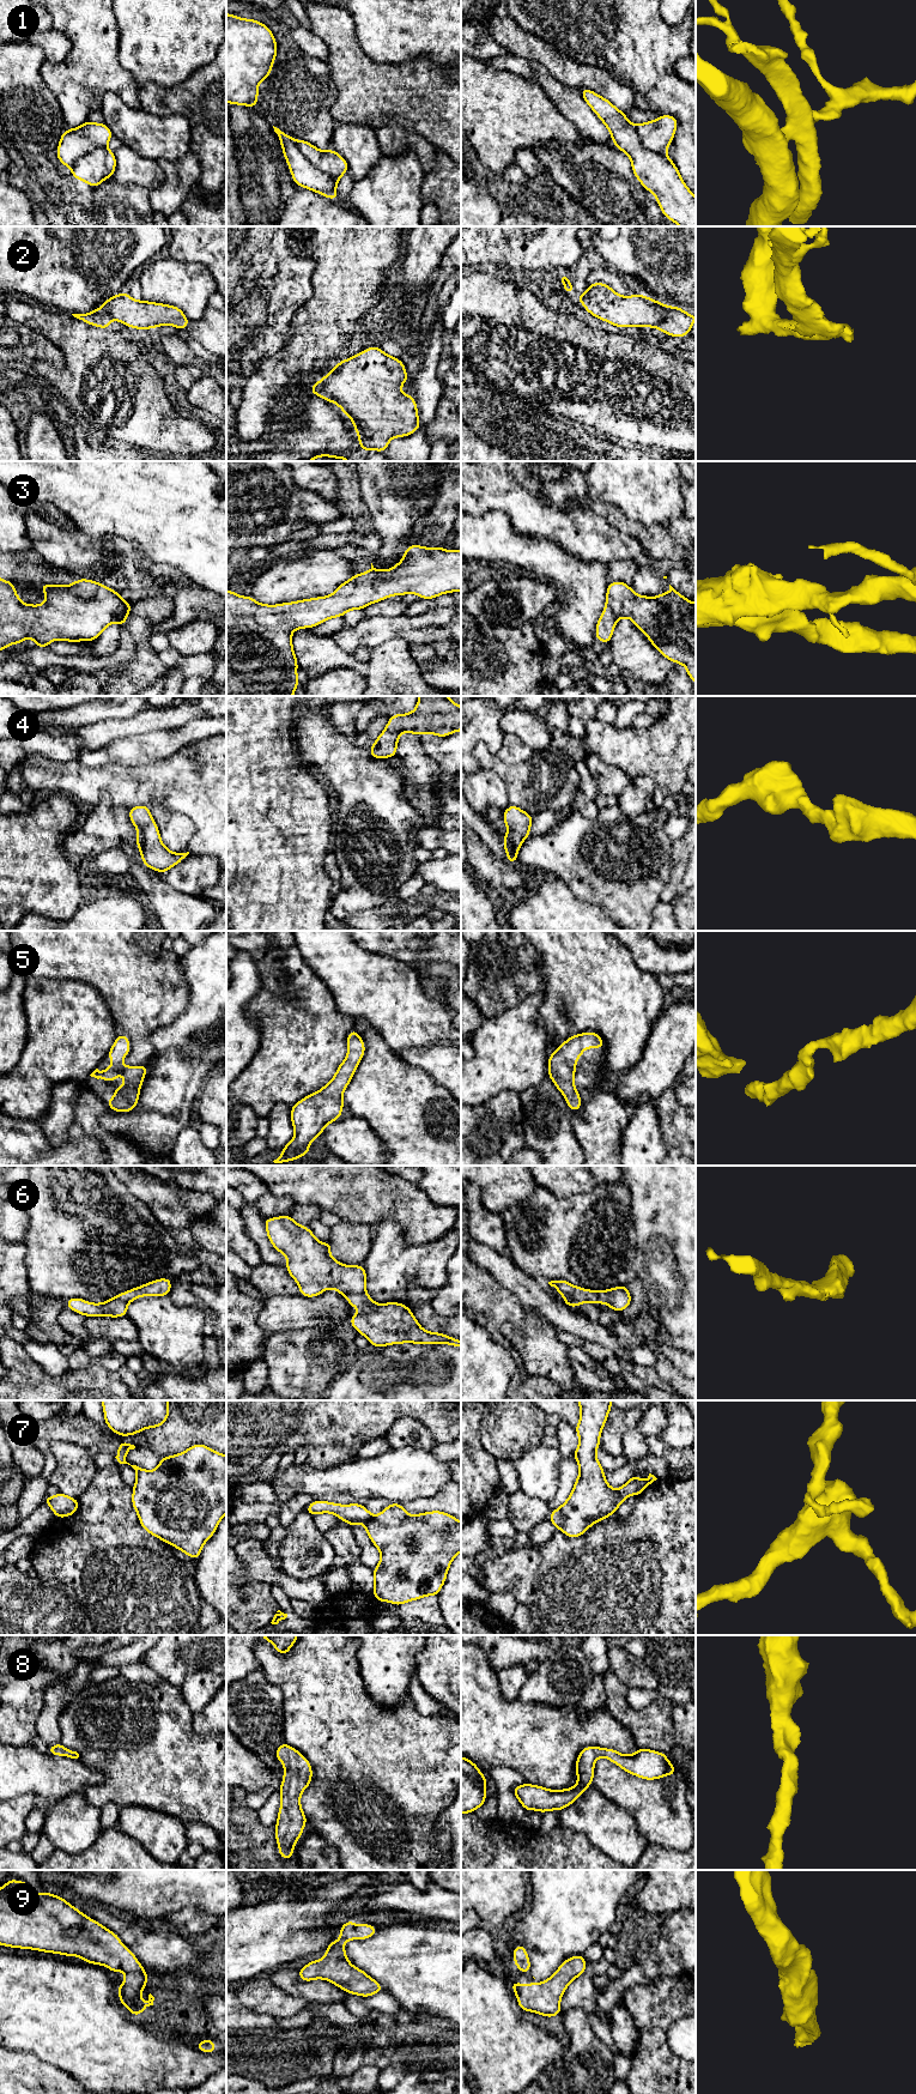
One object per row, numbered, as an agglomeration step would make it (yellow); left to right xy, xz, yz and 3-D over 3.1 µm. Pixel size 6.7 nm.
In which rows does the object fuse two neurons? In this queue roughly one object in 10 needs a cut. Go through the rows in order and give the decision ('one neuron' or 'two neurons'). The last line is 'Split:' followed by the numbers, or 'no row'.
1: two neurons
2: one neuron
3: one neuron
4: one neuron
5: one neuron
6: one neuron
7: one neuron
8: one neuron
9: one neuron
Split: 1

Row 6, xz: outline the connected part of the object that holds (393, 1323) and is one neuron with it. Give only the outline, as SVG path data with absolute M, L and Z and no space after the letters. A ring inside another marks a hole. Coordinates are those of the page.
M283 1215L263 1221L268 1240L287 1259L285 1269L299 1285L299 1294L315 1297L327 1288L342 1294L351 1307L359 1307L350 1324L370 1340L370 1345L449 1344L461 1348L461 1340L425 1331L410 1307L399 1302L375 1303L365 1293L366 1272L363 1265L344 1265L329 1254L332 1242L321 1243L310 1228Z

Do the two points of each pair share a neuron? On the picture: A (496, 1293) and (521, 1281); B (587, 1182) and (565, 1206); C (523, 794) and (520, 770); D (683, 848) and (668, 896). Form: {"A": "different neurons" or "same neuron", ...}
{"A": "different neurons", "B": "different neurons", "C": "same neuron", "D": "same neuron"}

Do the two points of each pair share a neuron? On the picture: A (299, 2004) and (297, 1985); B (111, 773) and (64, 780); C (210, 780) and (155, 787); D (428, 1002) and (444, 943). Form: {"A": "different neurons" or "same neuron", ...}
{"A": "different neurons", "B": "same neuron", "C": "same neuron", "D": "different neurons"}

